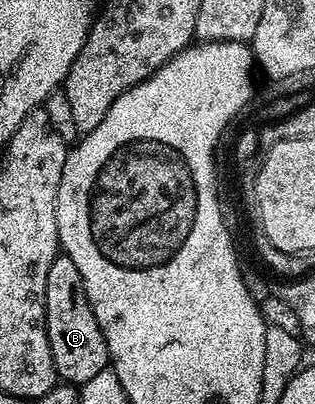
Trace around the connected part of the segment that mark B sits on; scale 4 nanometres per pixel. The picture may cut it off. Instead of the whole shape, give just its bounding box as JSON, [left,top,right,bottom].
[46,255,110,387]

